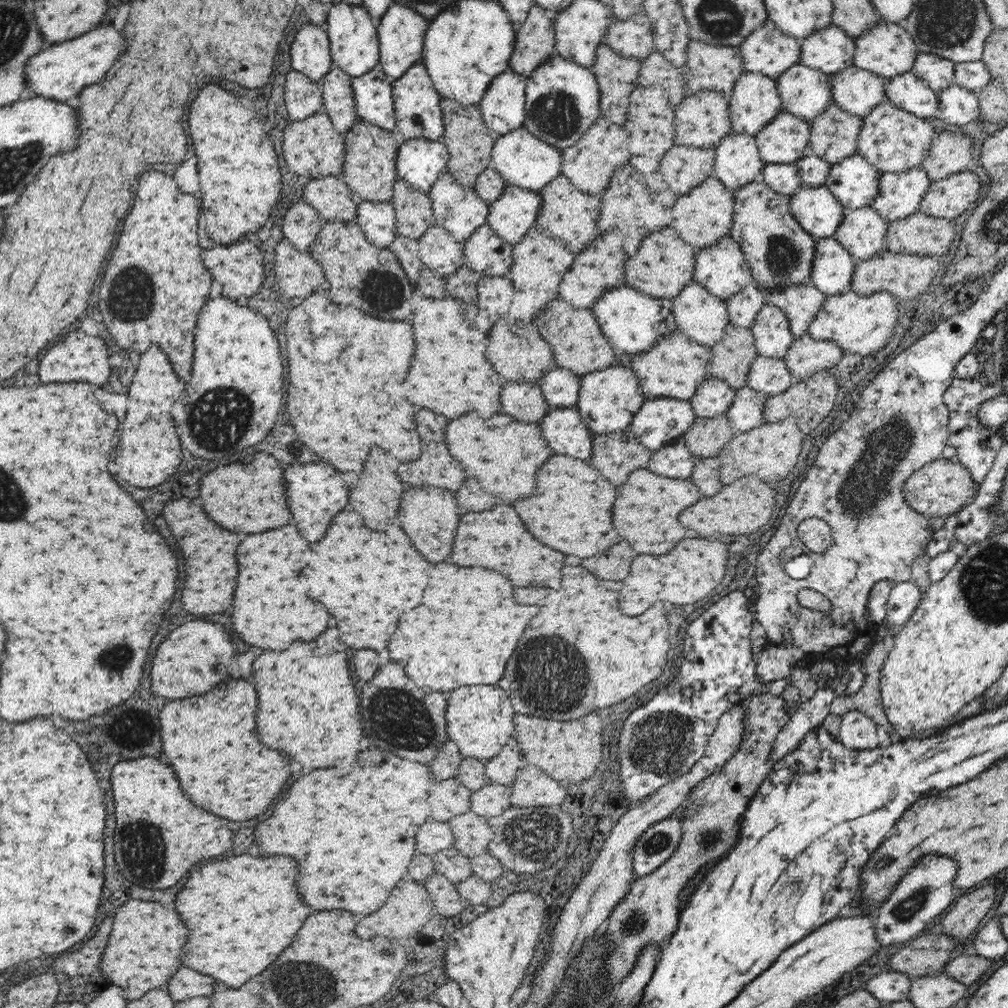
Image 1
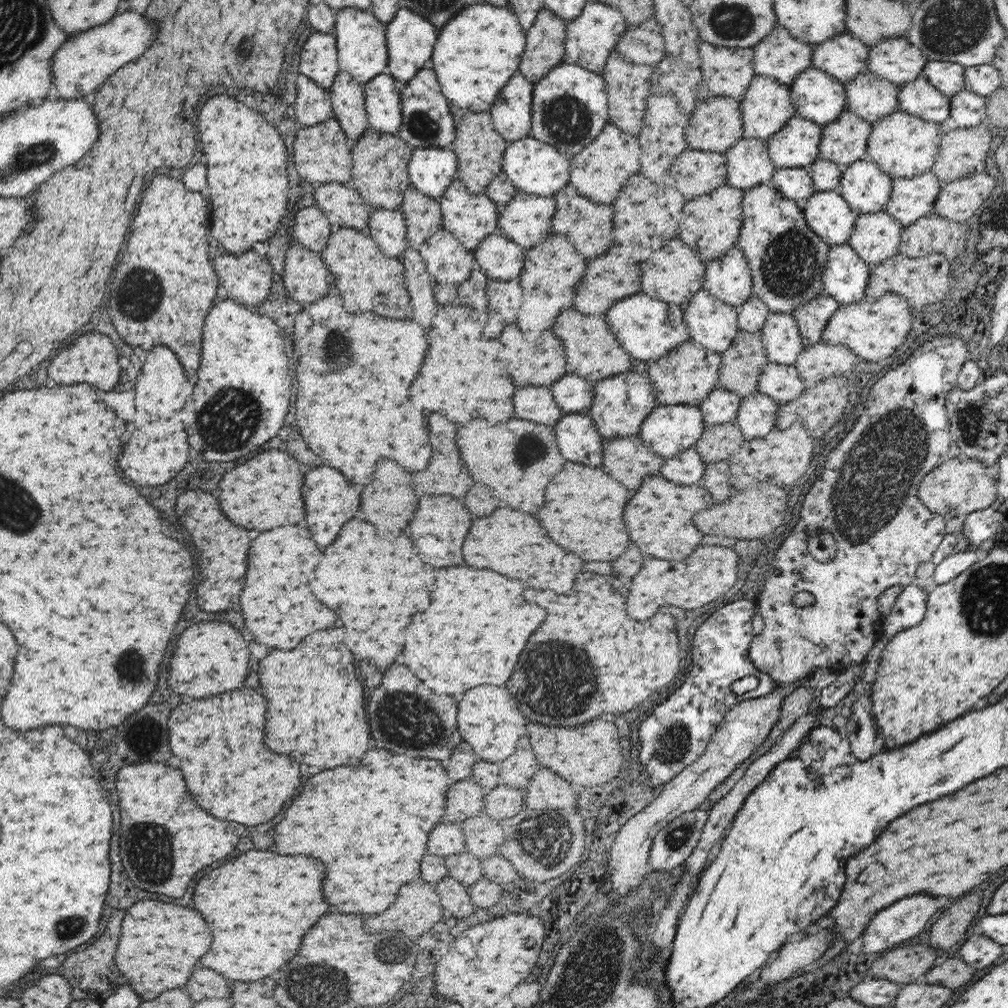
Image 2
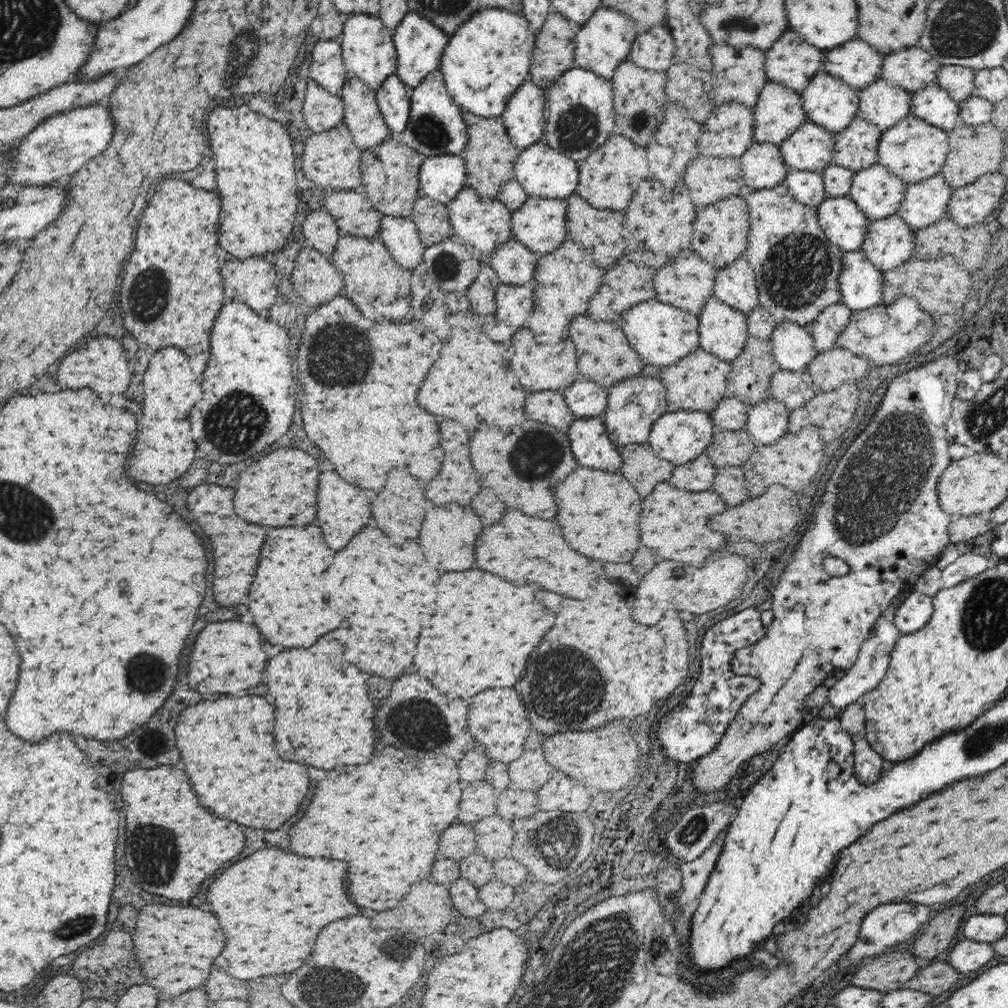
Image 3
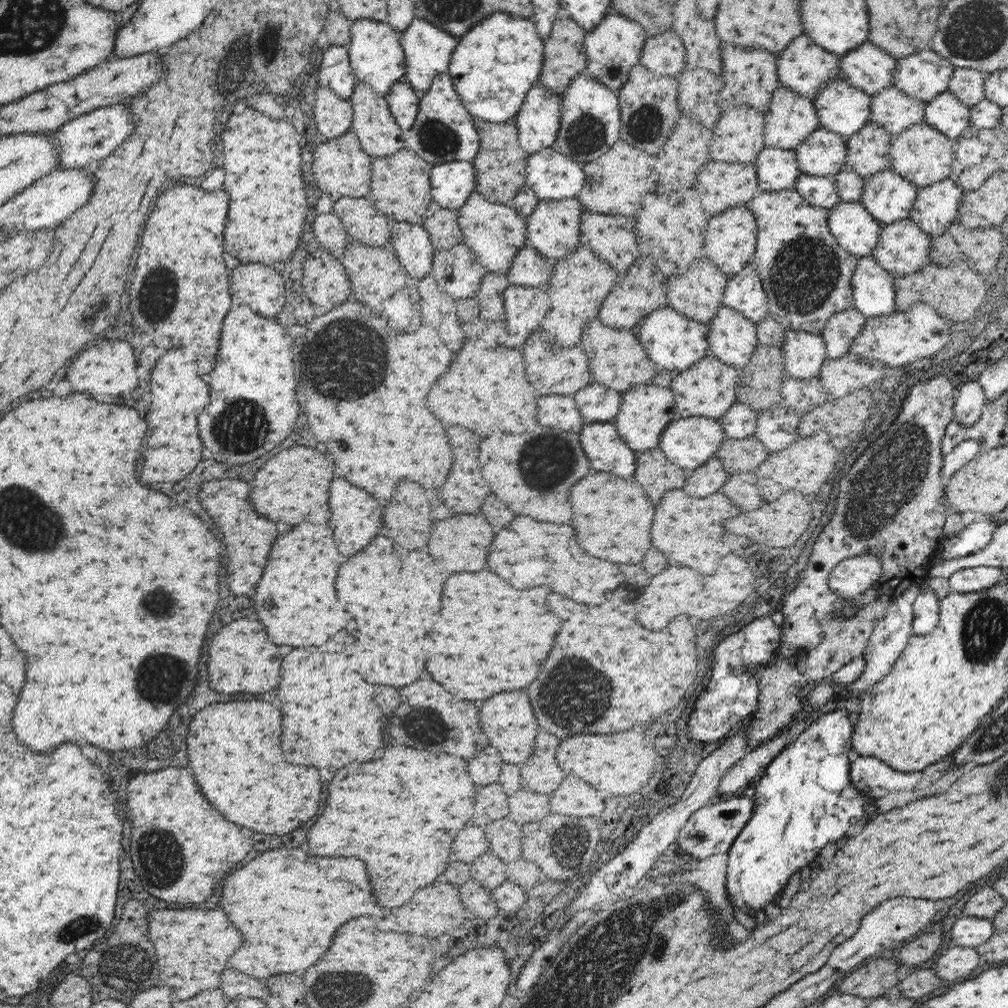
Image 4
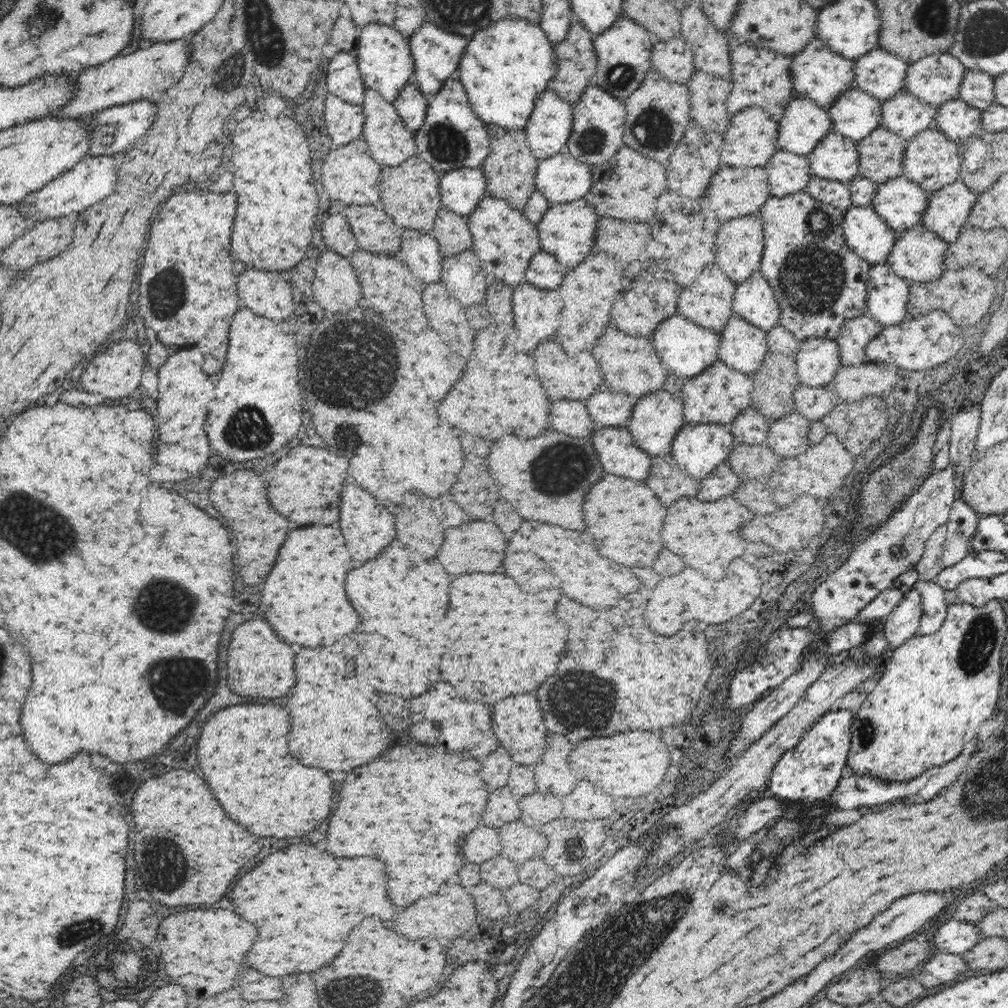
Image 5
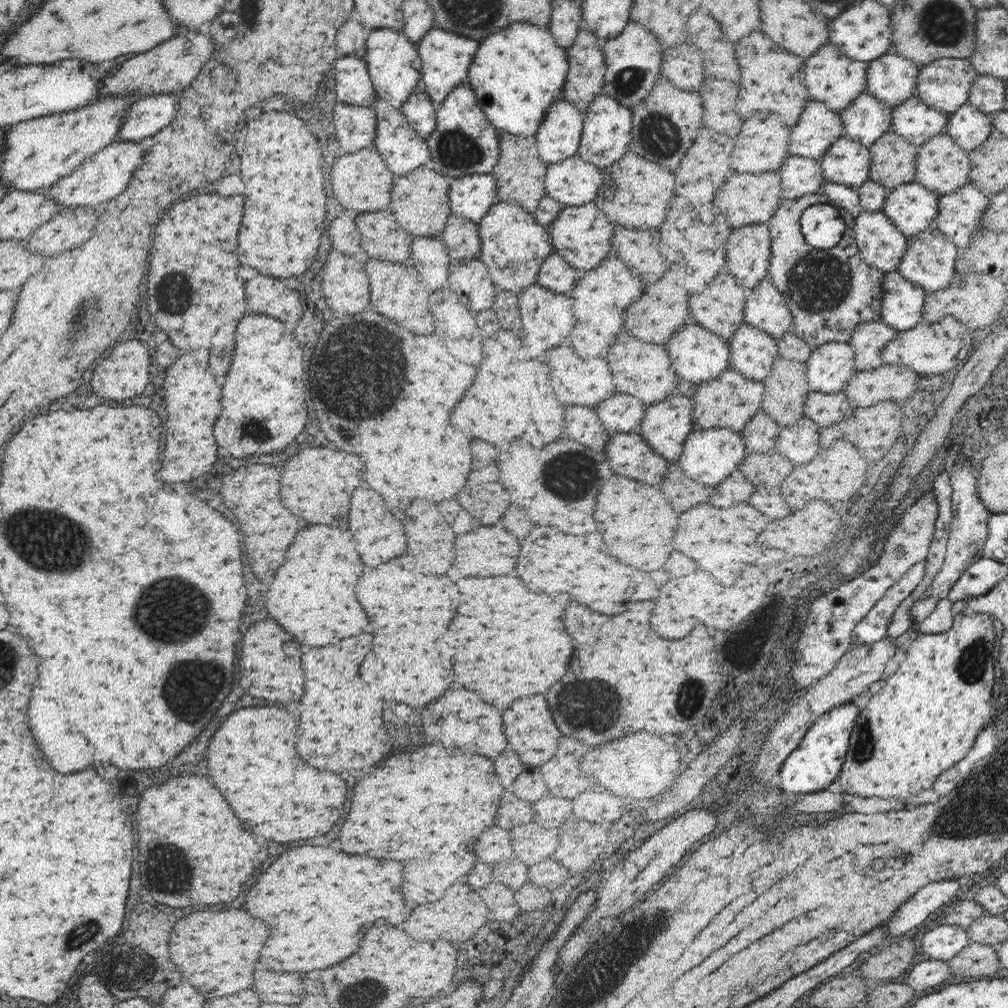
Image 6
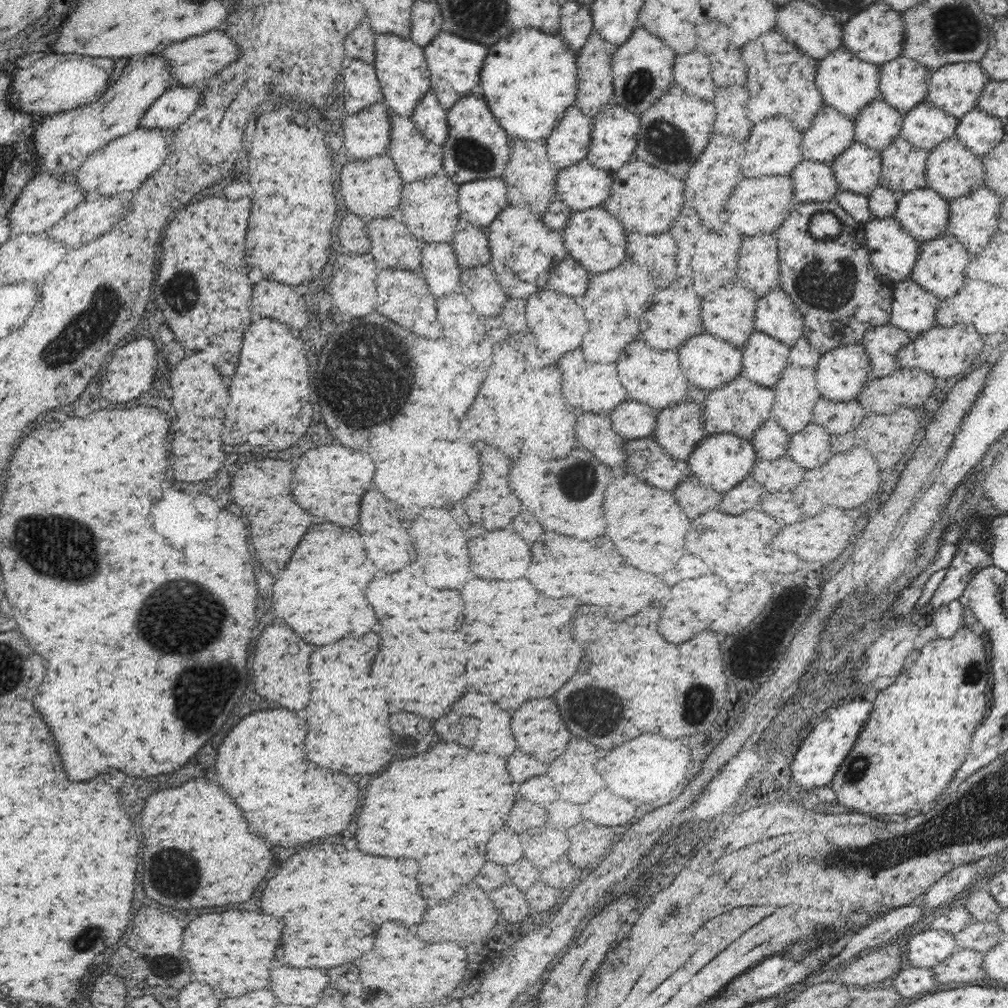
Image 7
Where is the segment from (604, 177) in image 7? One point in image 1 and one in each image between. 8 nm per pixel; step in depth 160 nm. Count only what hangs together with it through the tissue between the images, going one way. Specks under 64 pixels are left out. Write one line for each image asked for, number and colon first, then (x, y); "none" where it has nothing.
1: (522, 160)
2: (536, 168)
3: (543, 172)
4: (552, 176)
5: (562, 178)
6: (573, 182)

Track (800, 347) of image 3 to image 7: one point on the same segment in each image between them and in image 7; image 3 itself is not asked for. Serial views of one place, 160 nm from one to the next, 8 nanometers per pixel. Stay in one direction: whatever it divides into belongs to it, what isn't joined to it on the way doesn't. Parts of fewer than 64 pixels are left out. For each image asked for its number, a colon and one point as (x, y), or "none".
4: (804, 353)
5: (818, 360)
6: (830, 366)
7: (841, 372)

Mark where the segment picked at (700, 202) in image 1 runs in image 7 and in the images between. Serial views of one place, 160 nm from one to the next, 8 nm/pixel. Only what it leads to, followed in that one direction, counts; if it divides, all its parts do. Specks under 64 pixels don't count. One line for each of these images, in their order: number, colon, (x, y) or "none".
2: (715, 219)
3: (724, 226)
4: (731, 238)
5: (739, 247)
6: (748, 251)
7: (758, 267)

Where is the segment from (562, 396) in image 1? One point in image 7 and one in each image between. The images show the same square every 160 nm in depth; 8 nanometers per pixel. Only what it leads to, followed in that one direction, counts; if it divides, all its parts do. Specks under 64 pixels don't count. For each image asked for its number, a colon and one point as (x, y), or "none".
2: (574, 394)
3: (588, 399)
4: (598, 404)
5: (606, 409)
6: (620, 414)
7: (631, 420)

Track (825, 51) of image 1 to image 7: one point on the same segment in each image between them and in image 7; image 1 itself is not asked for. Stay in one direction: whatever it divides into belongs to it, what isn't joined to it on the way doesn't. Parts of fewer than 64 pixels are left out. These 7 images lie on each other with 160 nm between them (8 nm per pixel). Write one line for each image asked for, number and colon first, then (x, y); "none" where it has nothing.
2: (844, 57)
3: (857, 63)
4: (869, 68)
5: (880, 73)
6: (892, 79)
7: (903, 84)

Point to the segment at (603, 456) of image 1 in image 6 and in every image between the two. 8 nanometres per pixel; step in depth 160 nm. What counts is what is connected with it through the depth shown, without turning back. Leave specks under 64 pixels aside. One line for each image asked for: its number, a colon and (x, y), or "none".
2: (628, 459)
3: (641, 465)
4: (658, 475)
5: (666, 478)
6: (682, 492)

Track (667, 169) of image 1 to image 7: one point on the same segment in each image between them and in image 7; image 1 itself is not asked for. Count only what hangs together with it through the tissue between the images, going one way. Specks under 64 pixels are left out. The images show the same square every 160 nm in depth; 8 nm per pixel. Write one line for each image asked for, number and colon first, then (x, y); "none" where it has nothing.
2: (697, 173)
3: (709, 178)
4: (721, 185)
5: (735, 192)
6: (745, 199)
7: (755, 201)

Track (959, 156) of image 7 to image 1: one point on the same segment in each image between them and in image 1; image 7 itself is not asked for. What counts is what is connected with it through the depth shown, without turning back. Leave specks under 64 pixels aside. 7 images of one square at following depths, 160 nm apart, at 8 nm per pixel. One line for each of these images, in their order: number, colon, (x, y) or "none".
1: (893, 140)
2: (903, 145)
3: (914, 150)
4: (922, 155)
5: (932, 161)
6: (942, 167)

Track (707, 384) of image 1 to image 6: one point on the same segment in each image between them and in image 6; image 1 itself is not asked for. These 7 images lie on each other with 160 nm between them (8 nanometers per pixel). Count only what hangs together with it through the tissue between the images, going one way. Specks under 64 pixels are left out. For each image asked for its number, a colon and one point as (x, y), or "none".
2: (721, 406)
3: (730, 414)
4: (741, 421)
5: (751, 427)
6: (761, 433)

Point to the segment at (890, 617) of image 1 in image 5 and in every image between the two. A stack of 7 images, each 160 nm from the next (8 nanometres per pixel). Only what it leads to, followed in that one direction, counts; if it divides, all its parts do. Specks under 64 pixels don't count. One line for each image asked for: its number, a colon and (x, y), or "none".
2: (910, 608)
3: (915, 612)
4: (926, 605)
5: (934, 614)

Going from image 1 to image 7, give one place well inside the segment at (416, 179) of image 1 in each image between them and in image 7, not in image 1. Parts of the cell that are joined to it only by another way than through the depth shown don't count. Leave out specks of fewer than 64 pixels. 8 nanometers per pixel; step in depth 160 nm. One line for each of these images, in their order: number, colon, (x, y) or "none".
2: (431, 171)
3: (441, 178)
4: (452, 184)
5: (462, 190)
6: (471, 196)
7: (481, 201)

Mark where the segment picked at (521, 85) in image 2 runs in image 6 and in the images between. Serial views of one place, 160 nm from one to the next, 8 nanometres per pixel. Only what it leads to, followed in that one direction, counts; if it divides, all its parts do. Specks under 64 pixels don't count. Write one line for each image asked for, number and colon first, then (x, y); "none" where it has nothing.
3: (523, 117)
4: (538, 122)
5: (550, 126)
6: (559, 138)

